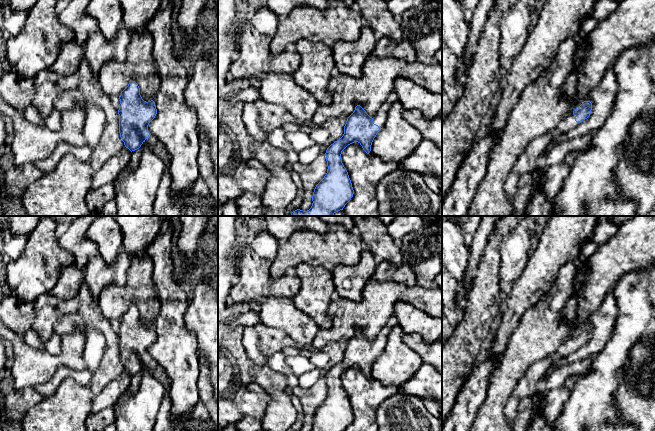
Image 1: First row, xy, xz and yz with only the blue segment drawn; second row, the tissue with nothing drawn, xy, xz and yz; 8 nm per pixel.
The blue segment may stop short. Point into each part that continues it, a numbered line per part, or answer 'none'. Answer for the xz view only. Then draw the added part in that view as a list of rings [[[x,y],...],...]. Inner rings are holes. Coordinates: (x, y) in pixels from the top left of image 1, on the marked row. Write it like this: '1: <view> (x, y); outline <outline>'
1: xz (379, 118); outline [[[394,91],[390,93],[388,98],[385,100],[385,102],[381,105],[379,110],[376,112],[376,114],[373,117],[374,124],[378,125],[379,127],[382,127],[385,123],[385,120],[387,118],[388,111],[391,107],[391,105],[398,101],[398,98]]]

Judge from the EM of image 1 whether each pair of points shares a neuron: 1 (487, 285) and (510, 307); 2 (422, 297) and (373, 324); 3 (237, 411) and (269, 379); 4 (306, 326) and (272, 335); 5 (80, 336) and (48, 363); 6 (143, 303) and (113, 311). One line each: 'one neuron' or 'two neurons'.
1: two neurons
2: one neuron
3: two neurons
4: two neurons
5: one neuron
6: one neuron

